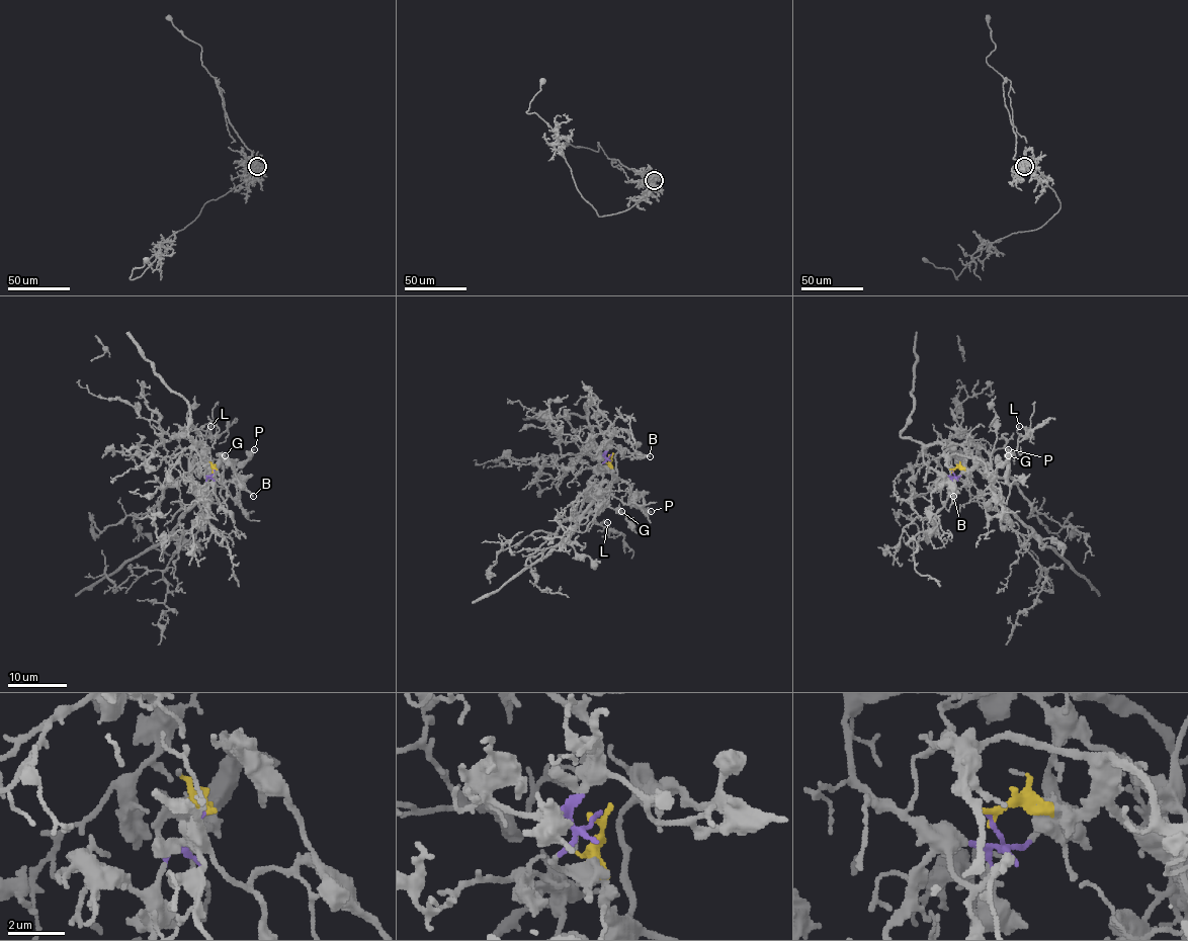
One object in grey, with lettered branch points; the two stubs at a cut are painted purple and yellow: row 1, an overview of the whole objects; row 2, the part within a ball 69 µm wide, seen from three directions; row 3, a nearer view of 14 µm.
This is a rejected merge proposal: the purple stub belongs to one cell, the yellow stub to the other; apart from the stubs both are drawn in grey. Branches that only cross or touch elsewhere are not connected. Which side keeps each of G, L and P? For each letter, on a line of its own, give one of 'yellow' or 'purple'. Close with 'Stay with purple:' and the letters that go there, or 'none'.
G: yellow
L: purple
P: yellow
Stay with purple: L

